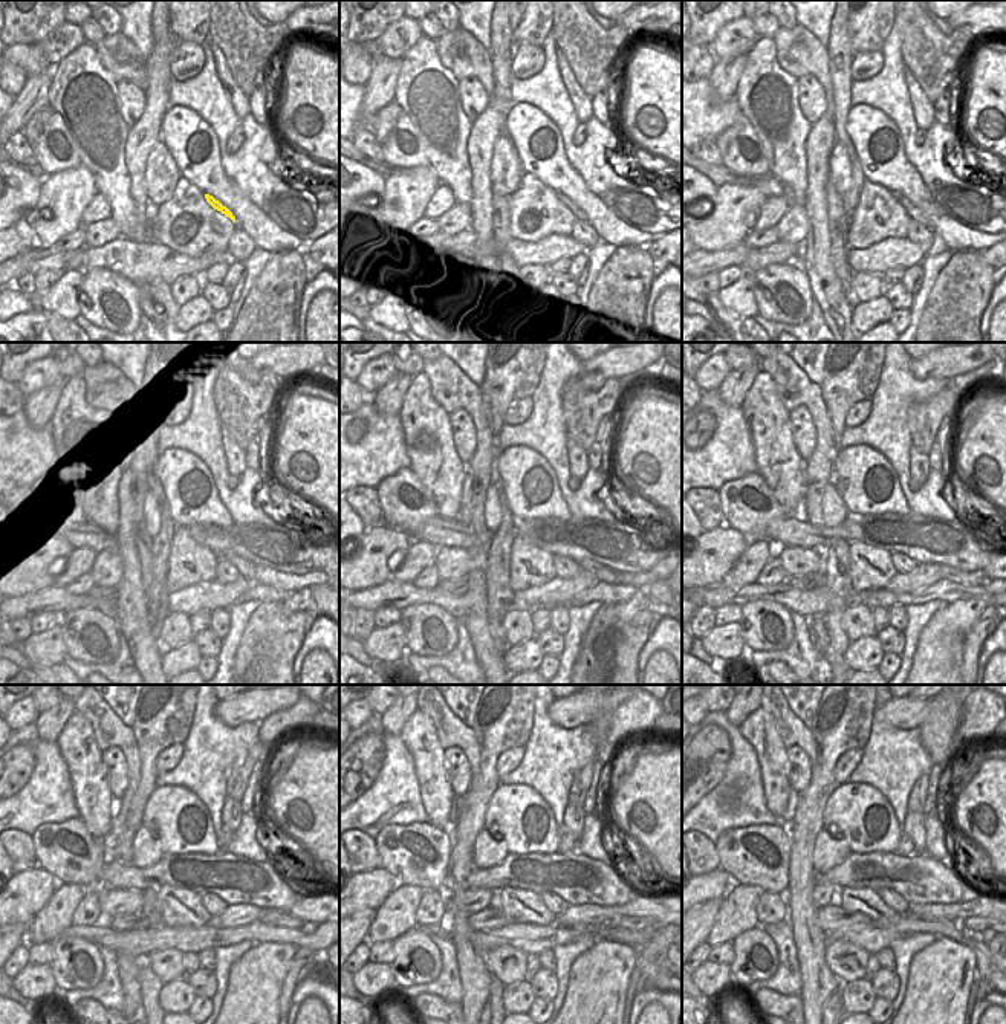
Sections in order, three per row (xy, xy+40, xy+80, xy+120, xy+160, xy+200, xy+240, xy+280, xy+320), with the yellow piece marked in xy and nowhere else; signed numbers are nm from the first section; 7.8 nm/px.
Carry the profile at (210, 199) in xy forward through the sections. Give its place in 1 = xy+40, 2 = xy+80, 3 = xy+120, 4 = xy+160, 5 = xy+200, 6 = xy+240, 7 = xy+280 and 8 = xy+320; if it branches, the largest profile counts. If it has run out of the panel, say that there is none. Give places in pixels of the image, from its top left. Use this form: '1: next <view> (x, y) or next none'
1: next xy+40 (578, 214)
2: next xy+80 (922, 217)
3: next xy+120 (246, 569)
4: next xy+160 (601, 572)
5: next xy+200 (970, 578)
6: next xy+240 (282, 919)
7: next xy+280 (627, 922)
8: next xy+320 (976, 923)

